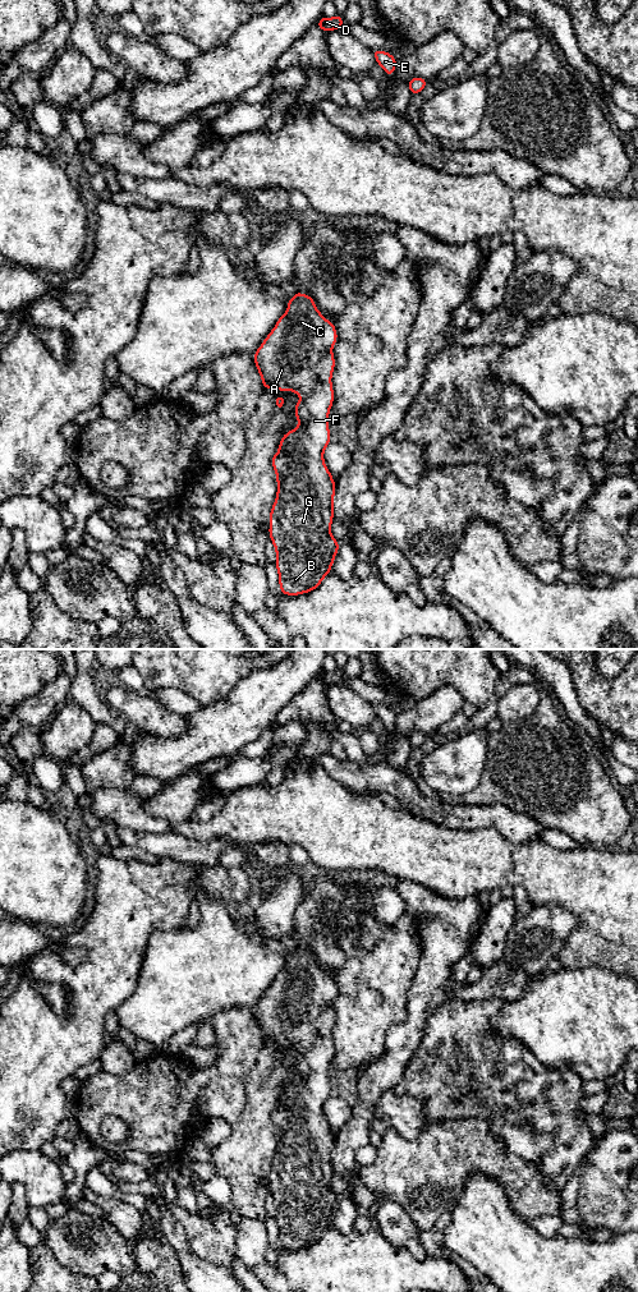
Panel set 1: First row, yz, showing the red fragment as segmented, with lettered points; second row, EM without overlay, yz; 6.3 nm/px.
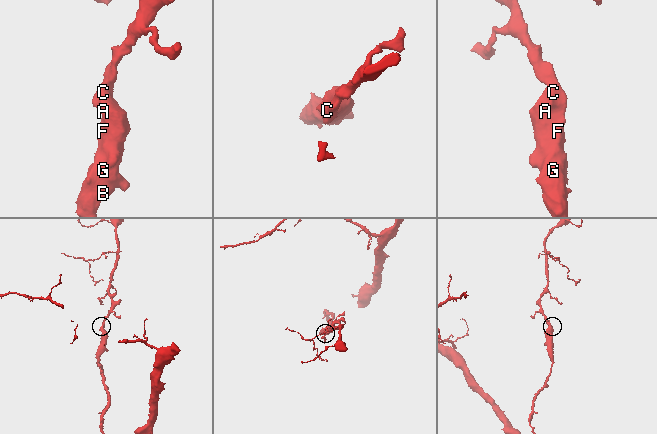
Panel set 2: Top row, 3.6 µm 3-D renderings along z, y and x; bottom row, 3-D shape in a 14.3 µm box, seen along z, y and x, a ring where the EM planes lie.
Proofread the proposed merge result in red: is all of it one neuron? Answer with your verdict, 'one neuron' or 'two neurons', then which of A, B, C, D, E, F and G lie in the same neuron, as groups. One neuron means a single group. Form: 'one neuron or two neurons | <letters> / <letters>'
one neuron | A B C D E F G

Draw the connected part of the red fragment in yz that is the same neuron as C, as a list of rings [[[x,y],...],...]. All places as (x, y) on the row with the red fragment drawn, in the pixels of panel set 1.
[[[295,290],[286,312],[277,319],[253,355],[263,388],[290,390],[300,396],[294,405],[298,427],[286,432],[272,456],[277,482],[275,502],[270,511],[268,534],[276,551],[280,593],[299,596],[318,588],[331,573],[340,543],[331,534],[336,484],[329,472],[323,452],[330,440],[329,414],[334,404],[331,383],[335,368],[332,346],[336,344],[335,325],[316,308],[312,296]]]

